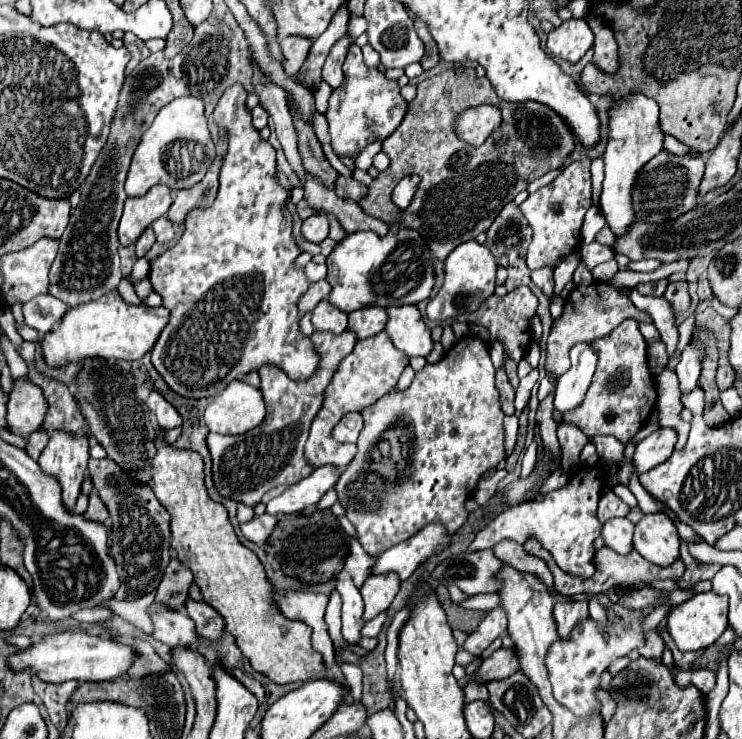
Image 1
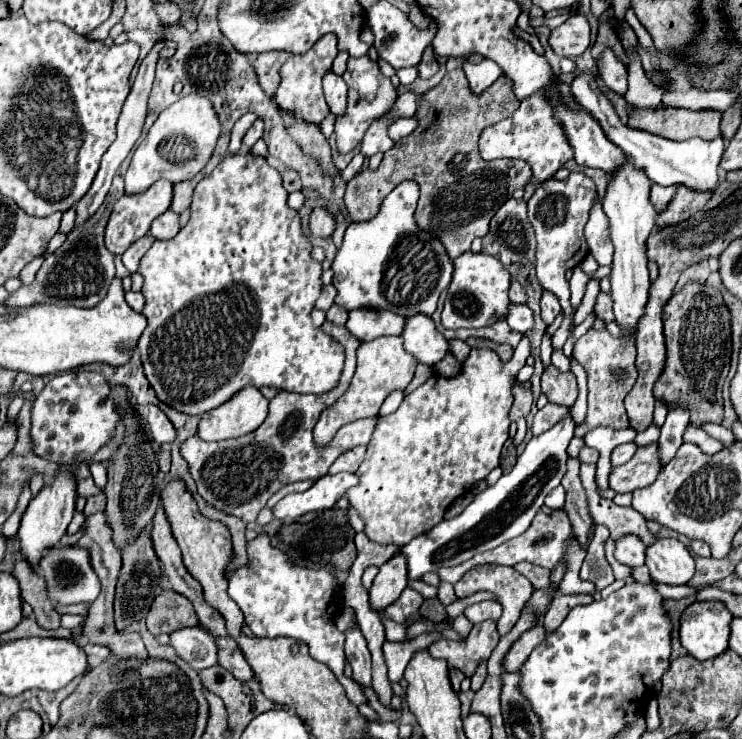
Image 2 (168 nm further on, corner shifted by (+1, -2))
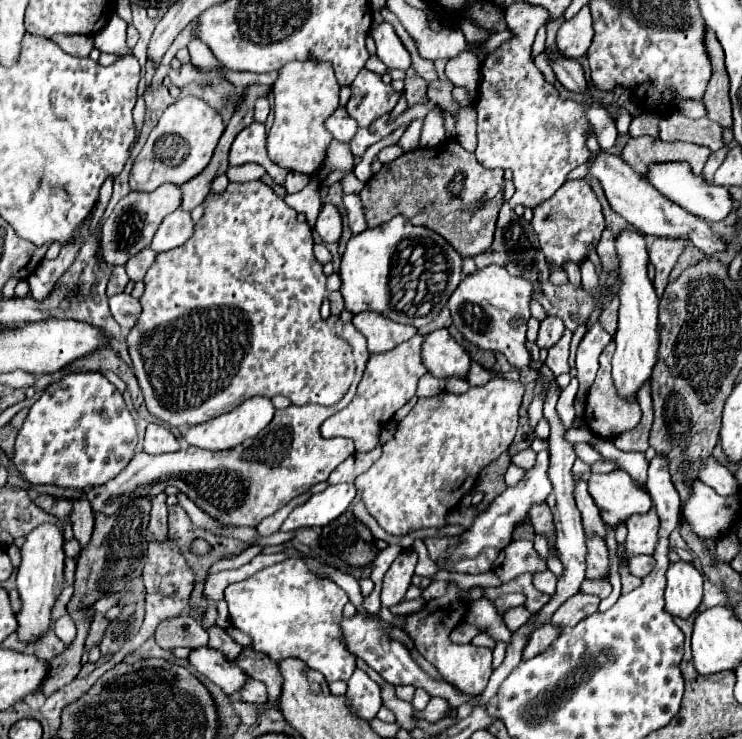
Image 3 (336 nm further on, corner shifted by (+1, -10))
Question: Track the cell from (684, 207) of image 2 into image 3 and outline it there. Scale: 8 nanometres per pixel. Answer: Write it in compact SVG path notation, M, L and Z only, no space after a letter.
M653 236L647 242L649 242L649 262L655 266L653 286L657 296L661 298L669 280L669 272L687 244L685 240L669 240L669 238L653 238Z

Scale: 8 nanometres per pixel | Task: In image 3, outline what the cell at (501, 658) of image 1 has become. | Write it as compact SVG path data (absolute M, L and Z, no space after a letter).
M545 622L541 628L537 628L531 636L529 636L529 642L523 650L523 660L529 660L537 654L541 654L545 648L549 648L549 644L561 634L561 628L559 626L553 626L551 622Z

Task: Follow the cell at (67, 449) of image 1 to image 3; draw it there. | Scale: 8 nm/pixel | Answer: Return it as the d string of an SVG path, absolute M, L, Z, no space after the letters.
M41 524L39 528L35 528L27 540L25 546L21 548L21 568L17 570L17 590L19 590L19 598L21 598L21 610L17 614L17 636L21 642L35 642L39 640L51 626L53 626L53 618L51 618L51 608L57 602L61 590L63 590L63 532L57 526L51 524Z

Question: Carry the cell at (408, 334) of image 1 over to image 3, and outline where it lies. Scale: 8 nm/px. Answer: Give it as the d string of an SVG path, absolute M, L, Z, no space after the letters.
M443 328L425 336L423 364L437 378L467 378L471 358Z

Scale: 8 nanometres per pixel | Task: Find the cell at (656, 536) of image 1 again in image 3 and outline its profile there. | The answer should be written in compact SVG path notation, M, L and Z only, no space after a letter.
M675 562L667 570L665 612L687 620L697 612L703 598L703 576L687 562Z

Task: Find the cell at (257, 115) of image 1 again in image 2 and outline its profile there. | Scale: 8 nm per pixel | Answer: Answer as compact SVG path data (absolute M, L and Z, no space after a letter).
M257 118L255 124L249 128L249 132L247 132L245 138L243 138L243 148L245 148L245 150L251 150L251 146L253 146L261 136L263 136L263 122Z

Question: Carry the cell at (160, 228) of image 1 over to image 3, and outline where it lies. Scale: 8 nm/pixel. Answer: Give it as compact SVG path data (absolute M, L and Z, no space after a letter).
M177 208L159 226L159 230L151 242L151 250L155 250L159 254L159 252L173 250L177 246L183 246L193 236L193 228L195 228L195 224L191 220L191 214Z

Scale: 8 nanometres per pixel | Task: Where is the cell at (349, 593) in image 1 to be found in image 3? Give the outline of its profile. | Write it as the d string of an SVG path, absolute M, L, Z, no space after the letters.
M359 668L353 672L353 676L347 682L345 698L349 700L351 712L365 722L371 722L379 712L379 708L383 706L381 688Z

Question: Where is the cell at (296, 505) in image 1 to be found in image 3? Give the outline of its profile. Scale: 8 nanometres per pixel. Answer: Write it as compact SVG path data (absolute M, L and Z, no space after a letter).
M335 484L319 494L313 494L307 504L297 506L289 514L289 518L281 526L281 532L293 532L311 526L327 526L349 508L355 494L355 484Z

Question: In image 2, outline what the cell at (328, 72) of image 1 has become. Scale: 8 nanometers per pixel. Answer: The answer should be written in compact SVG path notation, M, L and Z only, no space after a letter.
M329 70L323 76L323 90L325 90L325 100L329 104L329 110L339 116L345 112L345 100L347 100L347 84L343 82L341 76L337 76L333 70Z

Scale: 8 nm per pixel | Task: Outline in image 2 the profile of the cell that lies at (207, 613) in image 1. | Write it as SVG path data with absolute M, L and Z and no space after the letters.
M213 636L215 644L217 644L217 656L219 656L219 664L223 668L227 668L235 678L241 680L251 680L253 678L253 670L249 668L249 664L245 662L239 646L235 640L231 640L229 636Z

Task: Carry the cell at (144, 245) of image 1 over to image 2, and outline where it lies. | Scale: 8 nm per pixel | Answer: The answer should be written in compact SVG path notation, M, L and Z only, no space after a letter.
M147 234L145 238L139 238L135 244L131 244L129 250L125 250L123 254L123 264L129 272L137 272L137 266L139 266L139 260L143 258L143 254L151 248L151 244L155 242L155 238L151 234Z

